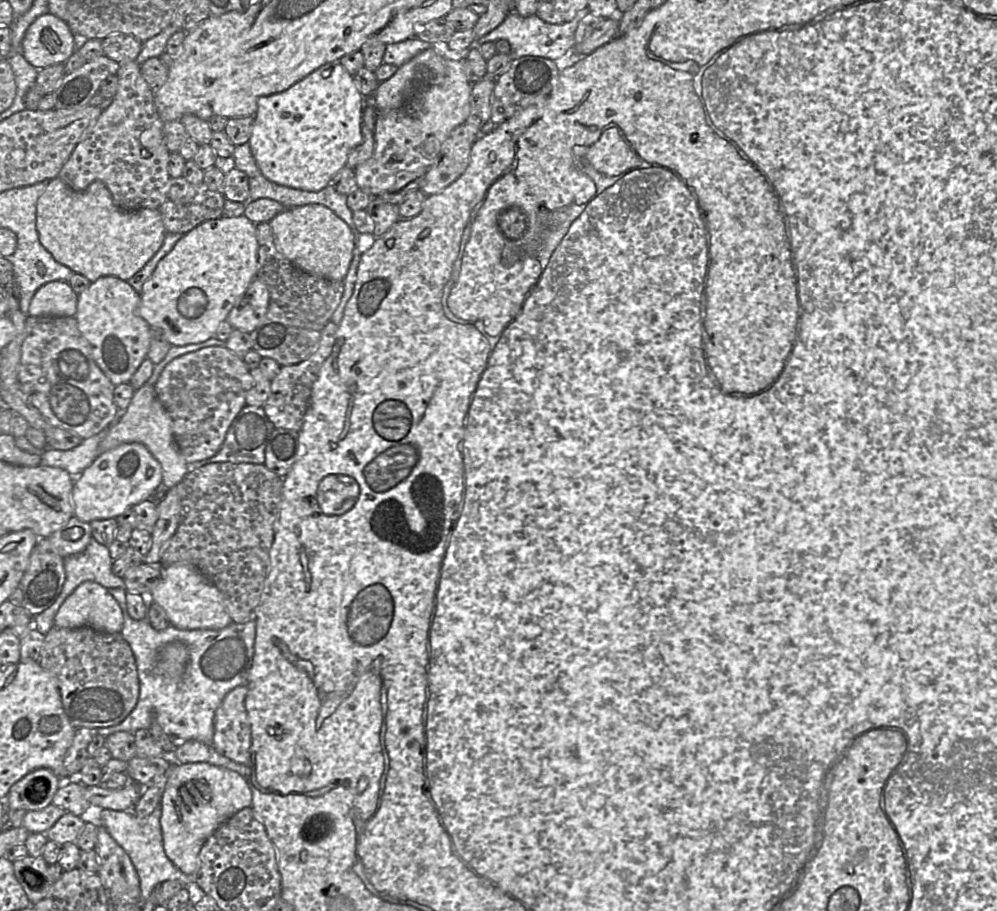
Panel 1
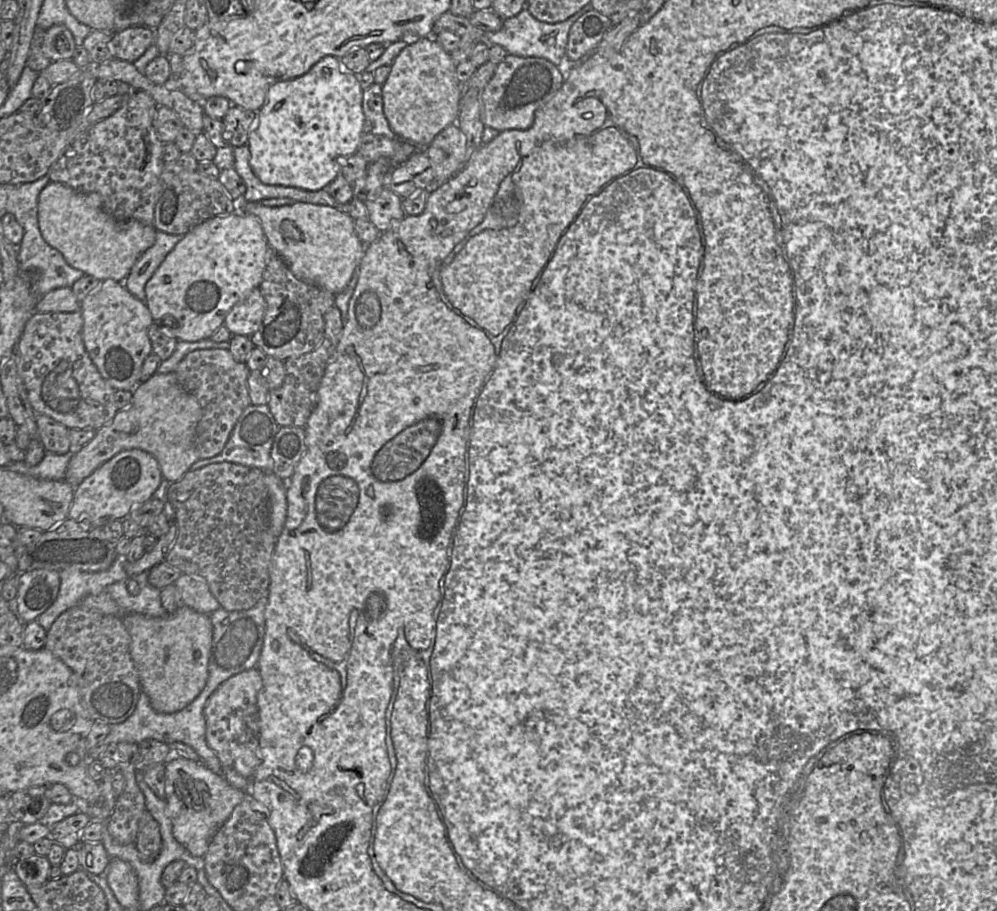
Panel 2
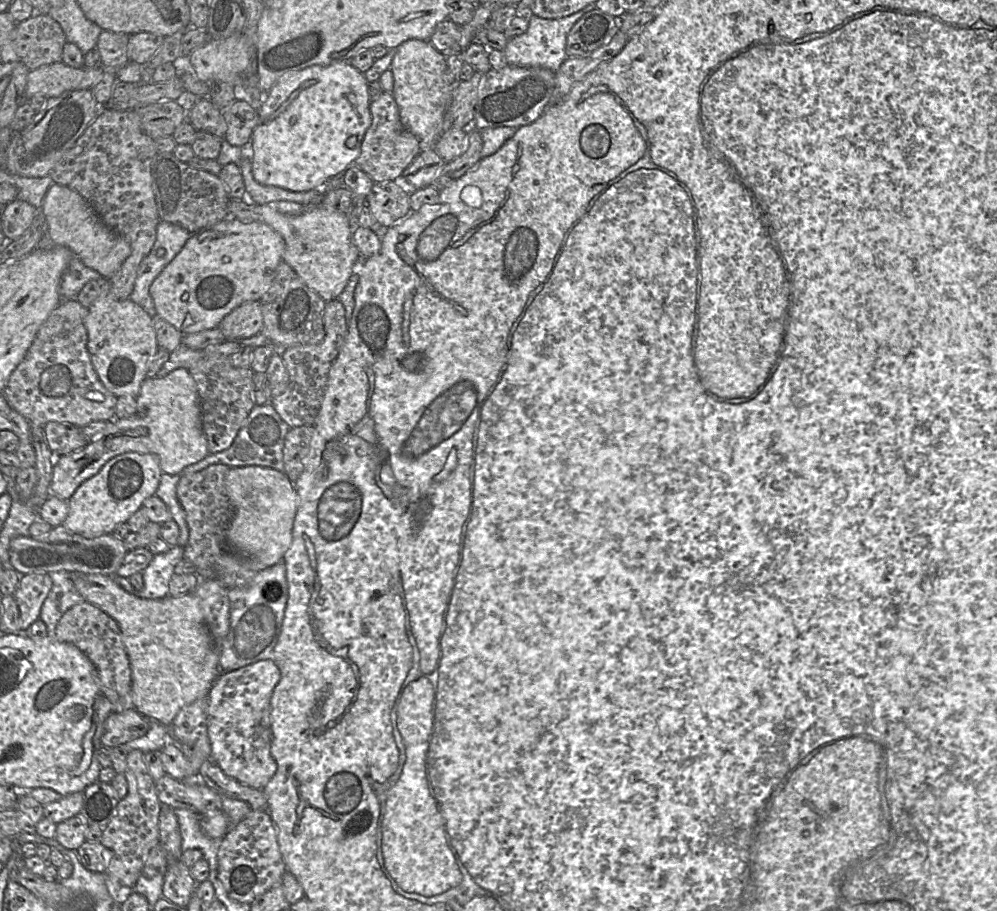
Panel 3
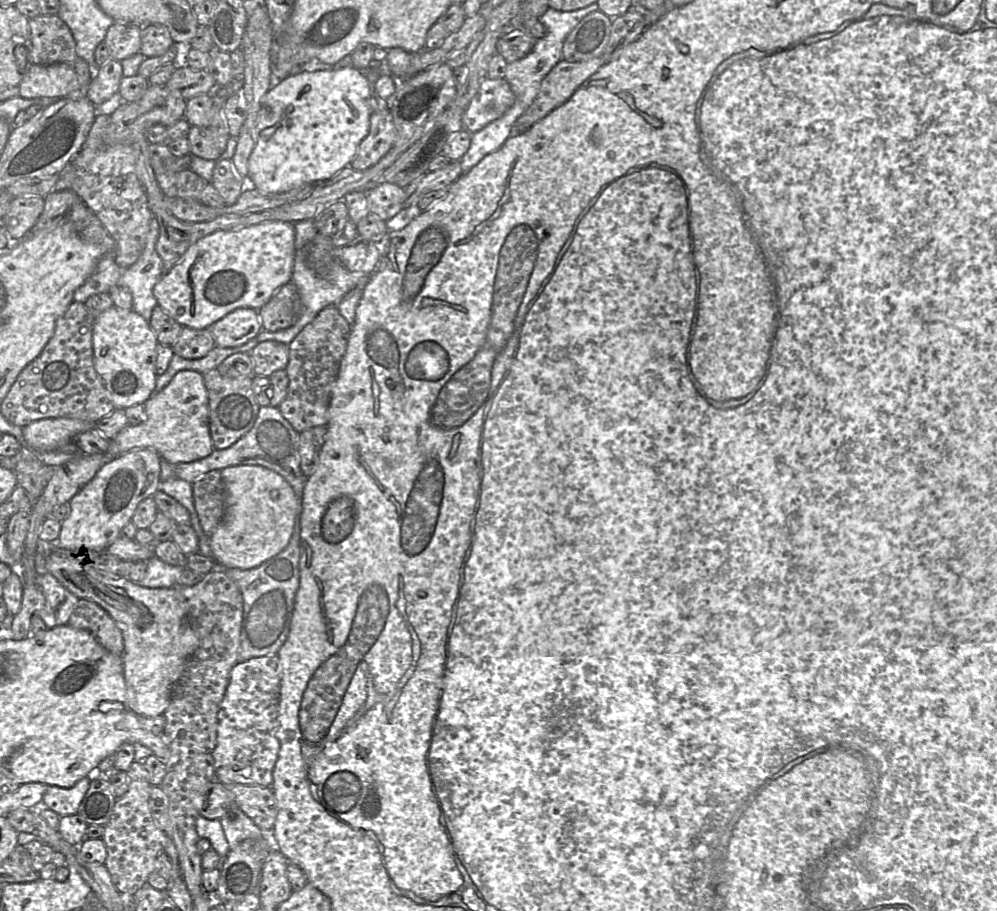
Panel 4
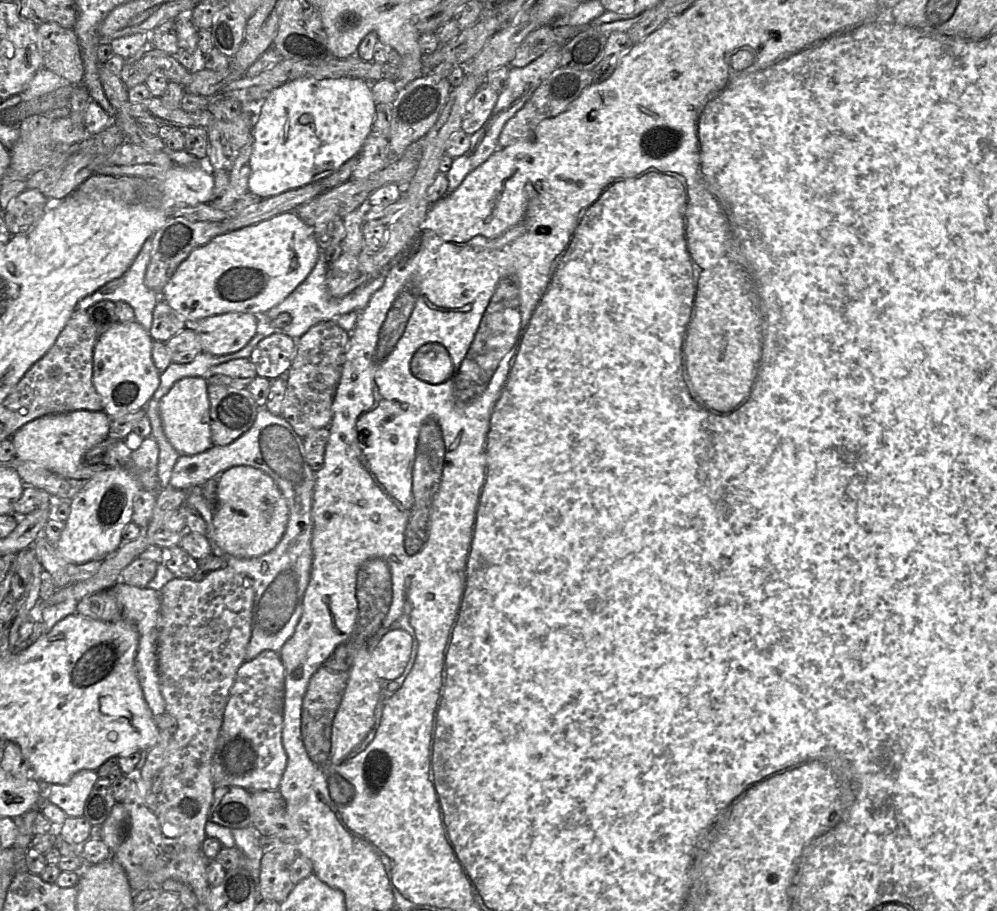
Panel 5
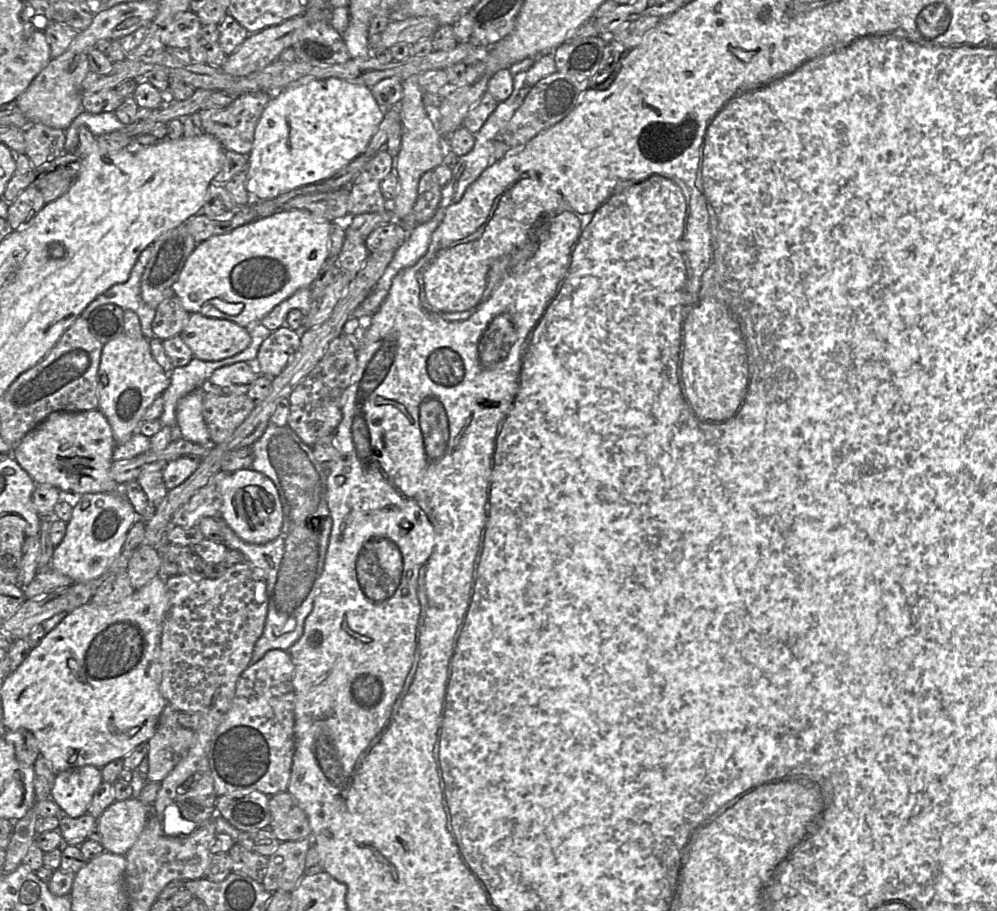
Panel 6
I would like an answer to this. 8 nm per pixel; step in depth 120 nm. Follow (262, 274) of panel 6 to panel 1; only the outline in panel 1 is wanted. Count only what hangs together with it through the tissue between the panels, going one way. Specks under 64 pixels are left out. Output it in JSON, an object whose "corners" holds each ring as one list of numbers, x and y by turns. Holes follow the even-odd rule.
{"corners":[[244,214,239,217,221,216,207,220,182,235,143,284,138,314,150,326,161,329,174,346,200,343,214,337,220,323,227,319,234,304,257,277,256,225]]}

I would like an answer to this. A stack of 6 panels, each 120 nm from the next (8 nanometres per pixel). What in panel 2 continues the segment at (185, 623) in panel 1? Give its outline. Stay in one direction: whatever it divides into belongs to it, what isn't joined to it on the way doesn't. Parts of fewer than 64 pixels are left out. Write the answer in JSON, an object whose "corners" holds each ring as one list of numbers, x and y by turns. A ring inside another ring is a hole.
{"corners":[[182,573,174,585,180,594,181,603,185,606,209,615,221,607,201,576]]}

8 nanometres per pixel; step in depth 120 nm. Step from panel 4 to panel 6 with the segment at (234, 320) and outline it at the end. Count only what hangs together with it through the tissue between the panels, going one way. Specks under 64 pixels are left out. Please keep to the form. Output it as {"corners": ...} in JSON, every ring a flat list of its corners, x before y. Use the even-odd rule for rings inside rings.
{"corners":[[190,313,180,335,194,357,205,361,232,357,246,349,251,340,248,328,200,313]]}

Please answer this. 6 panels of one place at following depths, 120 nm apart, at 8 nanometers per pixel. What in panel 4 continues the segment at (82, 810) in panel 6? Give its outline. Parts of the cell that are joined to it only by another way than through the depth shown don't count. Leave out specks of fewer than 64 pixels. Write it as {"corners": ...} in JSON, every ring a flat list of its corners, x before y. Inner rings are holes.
{"corners":[[84,777,70,788,50,785,43,796,43,803,60,816,77,814,90,783,91,780]]}

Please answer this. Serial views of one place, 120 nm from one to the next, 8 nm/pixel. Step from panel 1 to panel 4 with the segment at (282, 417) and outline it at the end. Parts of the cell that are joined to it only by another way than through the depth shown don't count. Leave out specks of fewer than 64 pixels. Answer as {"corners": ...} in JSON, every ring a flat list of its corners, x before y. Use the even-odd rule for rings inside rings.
{"corners":[[329,305,289,344,289,361,286,367,288,392,278,409,298,433,327,425,331,394,346,351,350,328,351,325,340,314,337,305]]}

